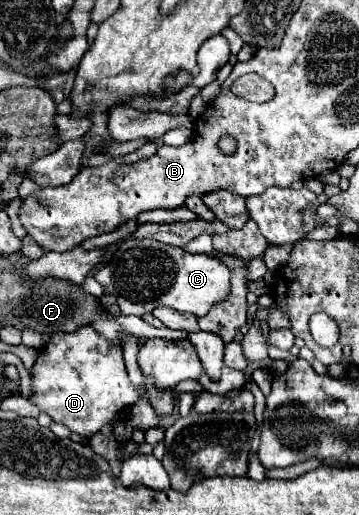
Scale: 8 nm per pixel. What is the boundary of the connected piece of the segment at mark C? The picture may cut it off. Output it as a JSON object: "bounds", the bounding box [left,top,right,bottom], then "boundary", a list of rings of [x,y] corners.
{"bounds":[93,238,229,316],"boundary":[[[127,238],[121,242],[113,258],[97,268],[93,278],[105,288],[105,294],[121,298],[119,310],[123,316],[153,314],[153,310],[161,306],[205,316],[213,304],[229,294],[229,274],[229,268],[217,258],[189,254],[157,240]]]}

